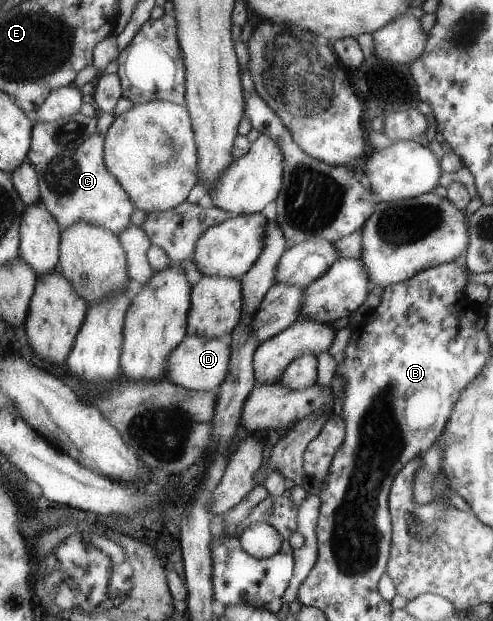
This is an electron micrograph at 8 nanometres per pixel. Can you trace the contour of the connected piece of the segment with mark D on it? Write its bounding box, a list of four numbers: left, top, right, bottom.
[167,334,231,391]

